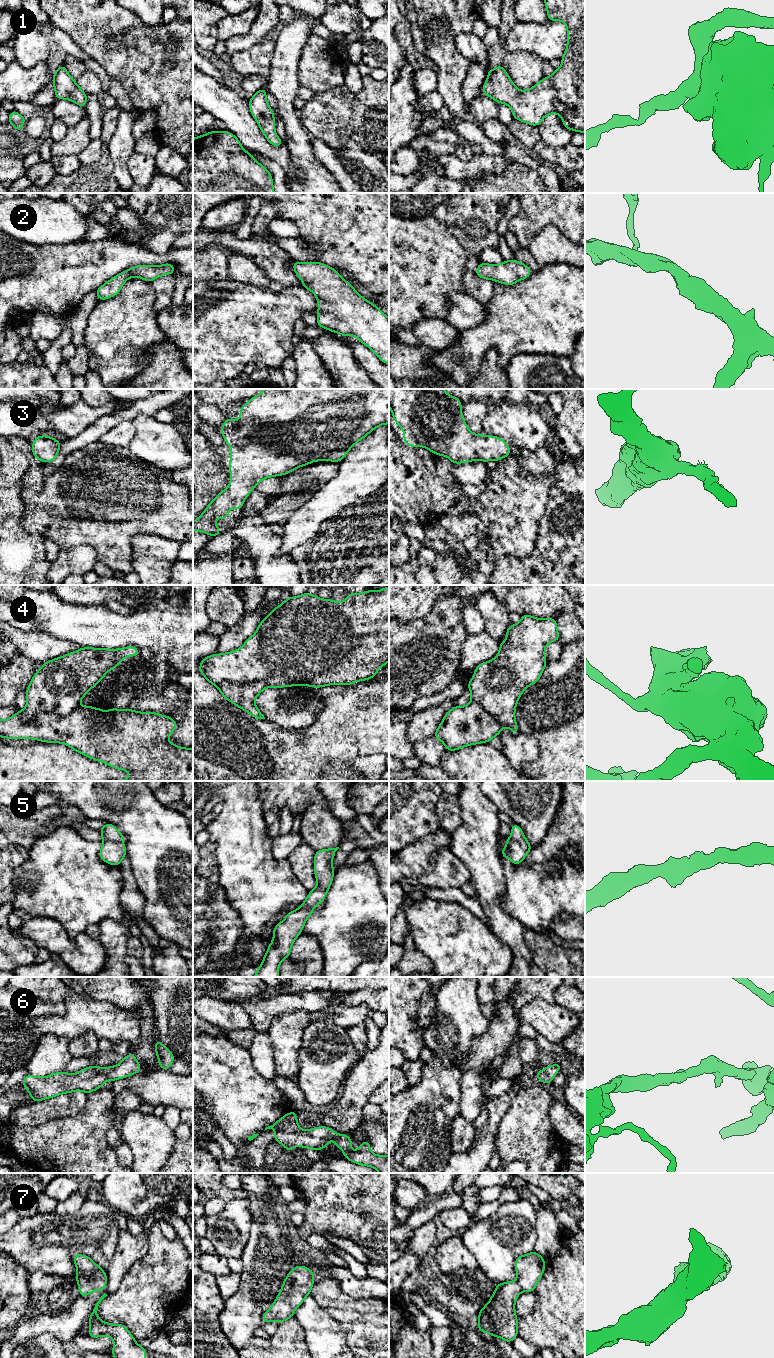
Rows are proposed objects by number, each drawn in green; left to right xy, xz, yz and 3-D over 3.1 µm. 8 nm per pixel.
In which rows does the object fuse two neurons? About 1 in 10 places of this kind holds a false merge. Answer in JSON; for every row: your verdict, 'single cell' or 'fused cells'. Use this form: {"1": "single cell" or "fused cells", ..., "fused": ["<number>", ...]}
{"1": "single cell", "2": "single cell", "3": "single cell", "4": "fused cells", "5": "single cell", "6": "single cell", "7": "single cell", "fused": ["4"]}

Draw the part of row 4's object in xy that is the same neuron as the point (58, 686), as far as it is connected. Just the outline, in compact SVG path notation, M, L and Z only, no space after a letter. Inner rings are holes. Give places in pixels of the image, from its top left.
M83 647L42 663L26 689L23 719L31 722L39 713L69 714L108 671L129 655L138 656L139 649Z

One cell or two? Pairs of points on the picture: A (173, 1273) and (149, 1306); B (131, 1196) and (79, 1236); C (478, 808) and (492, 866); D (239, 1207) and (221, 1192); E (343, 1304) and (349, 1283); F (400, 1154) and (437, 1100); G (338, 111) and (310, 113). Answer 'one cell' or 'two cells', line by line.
A: one cell
B: two cells
C: one cell
D: two cells
E: two cells
F: one cell
G: one cell

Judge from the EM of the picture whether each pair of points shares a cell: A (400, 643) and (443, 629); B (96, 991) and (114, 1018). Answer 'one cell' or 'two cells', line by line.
A: one cell
B: two cells

